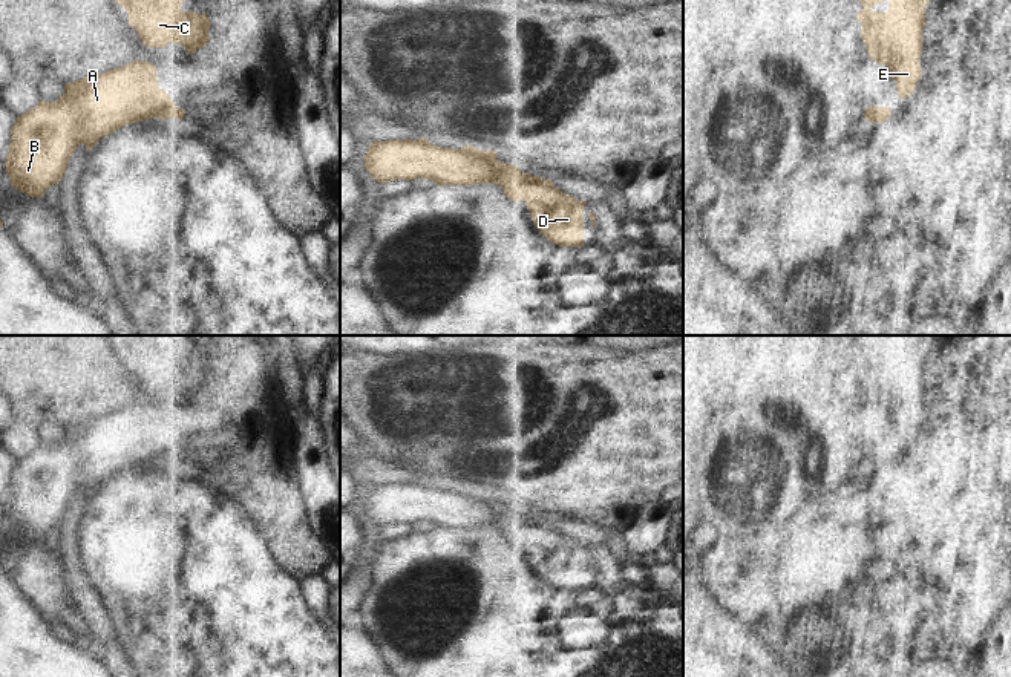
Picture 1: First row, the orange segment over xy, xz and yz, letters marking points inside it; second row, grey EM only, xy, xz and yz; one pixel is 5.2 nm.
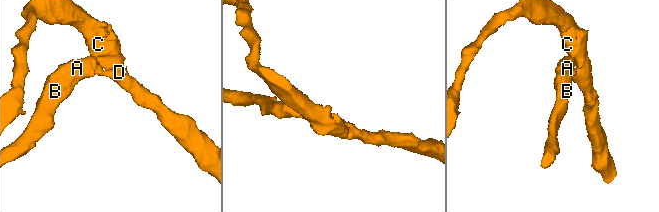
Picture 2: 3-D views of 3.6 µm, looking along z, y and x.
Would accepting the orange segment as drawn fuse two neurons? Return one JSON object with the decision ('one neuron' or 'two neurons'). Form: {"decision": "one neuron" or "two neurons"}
{"decision": "two neurons"}

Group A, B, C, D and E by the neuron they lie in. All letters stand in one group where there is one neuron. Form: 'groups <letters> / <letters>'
groups A B / C D E

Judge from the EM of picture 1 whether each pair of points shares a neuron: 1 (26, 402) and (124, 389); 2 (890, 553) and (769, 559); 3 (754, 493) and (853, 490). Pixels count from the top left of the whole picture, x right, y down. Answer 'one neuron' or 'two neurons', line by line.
1: one neuron
2: one neuron
3: two neurons

